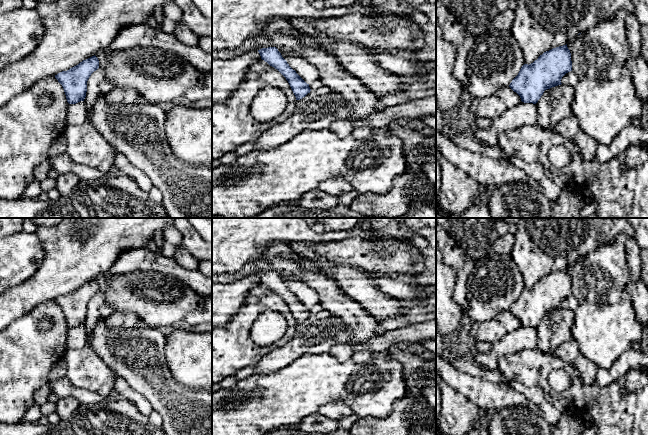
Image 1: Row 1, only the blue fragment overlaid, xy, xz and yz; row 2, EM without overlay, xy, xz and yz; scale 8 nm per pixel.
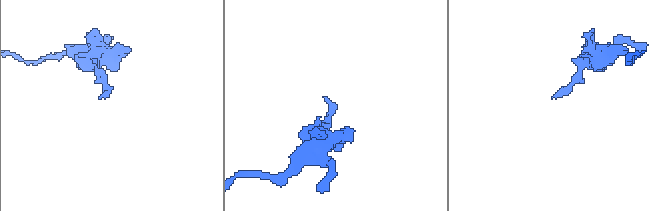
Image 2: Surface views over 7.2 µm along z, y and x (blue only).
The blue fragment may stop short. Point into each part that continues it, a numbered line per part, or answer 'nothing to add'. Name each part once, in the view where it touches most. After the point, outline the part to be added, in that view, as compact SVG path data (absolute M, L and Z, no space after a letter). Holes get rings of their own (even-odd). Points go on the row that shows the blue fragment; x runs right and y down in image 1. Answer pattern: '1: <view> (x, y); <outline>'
nothing to add

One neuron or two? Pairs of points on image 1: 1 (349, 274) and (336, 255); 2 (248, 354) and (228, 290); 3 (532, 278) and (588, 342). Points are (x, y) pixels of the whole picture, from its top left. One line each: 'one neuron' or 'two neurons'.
1: two neurons
2: two neurons
3: two neurons

